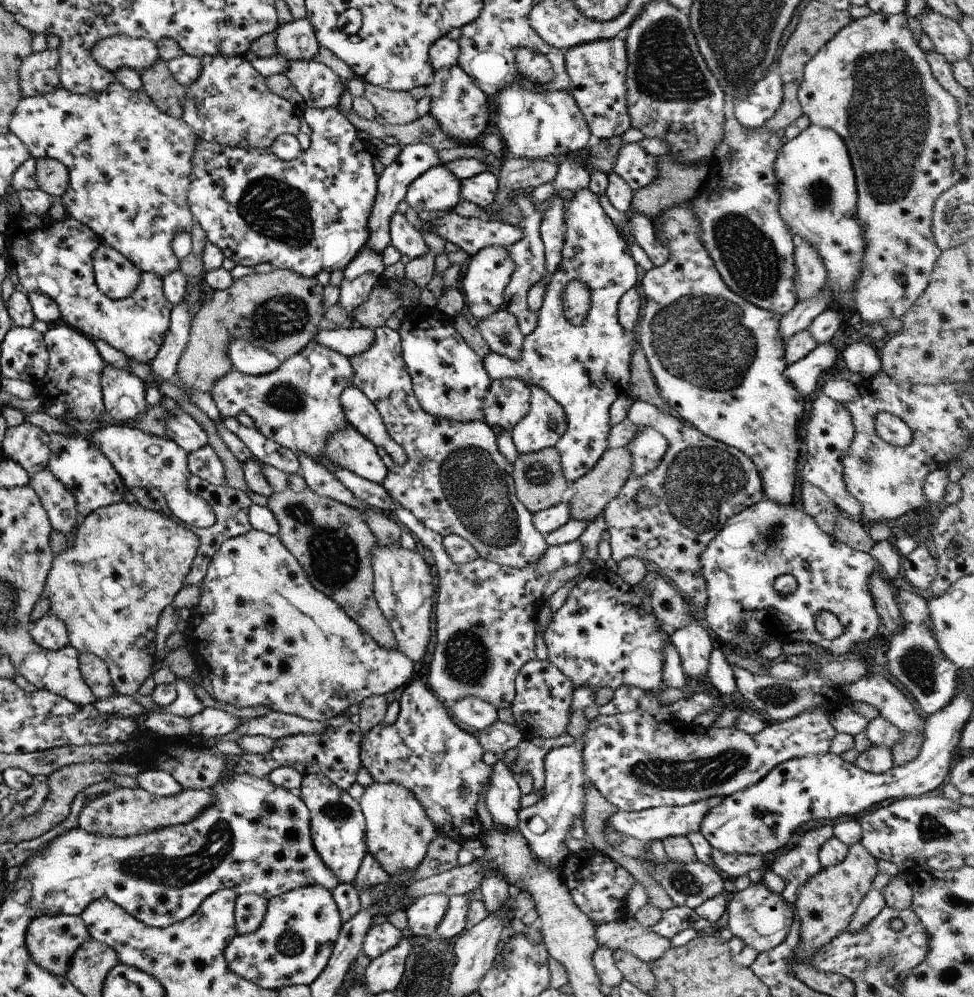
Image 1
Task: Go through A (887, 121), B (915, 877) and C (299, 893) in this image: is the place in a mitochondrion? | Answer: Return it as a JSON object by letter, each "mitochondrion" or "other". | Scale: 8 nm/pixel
{"A":"mitochondrion","B":"other","C":"other"}

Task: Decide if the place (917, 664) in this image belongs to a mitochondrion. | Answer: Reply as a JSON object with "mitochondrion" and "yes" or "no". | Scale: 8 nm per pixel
{"mitochondrion":"yes"}

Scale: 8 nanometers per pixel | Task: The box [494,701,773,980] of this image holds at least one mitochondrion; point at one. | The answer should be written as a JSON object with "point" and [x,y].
{"point":[660,773]}

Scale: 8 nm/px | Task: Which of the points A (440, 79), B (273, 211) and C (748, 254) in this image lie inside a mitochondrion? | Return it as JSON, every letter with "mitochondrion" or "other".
{"A":"other","B":"mitochondrion","C":"mitochondrion"}

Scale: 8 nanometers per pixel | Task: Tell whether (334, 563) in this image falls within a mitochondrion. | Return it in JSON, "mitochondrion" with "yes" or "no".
{"mitochondrion":"yes"}

